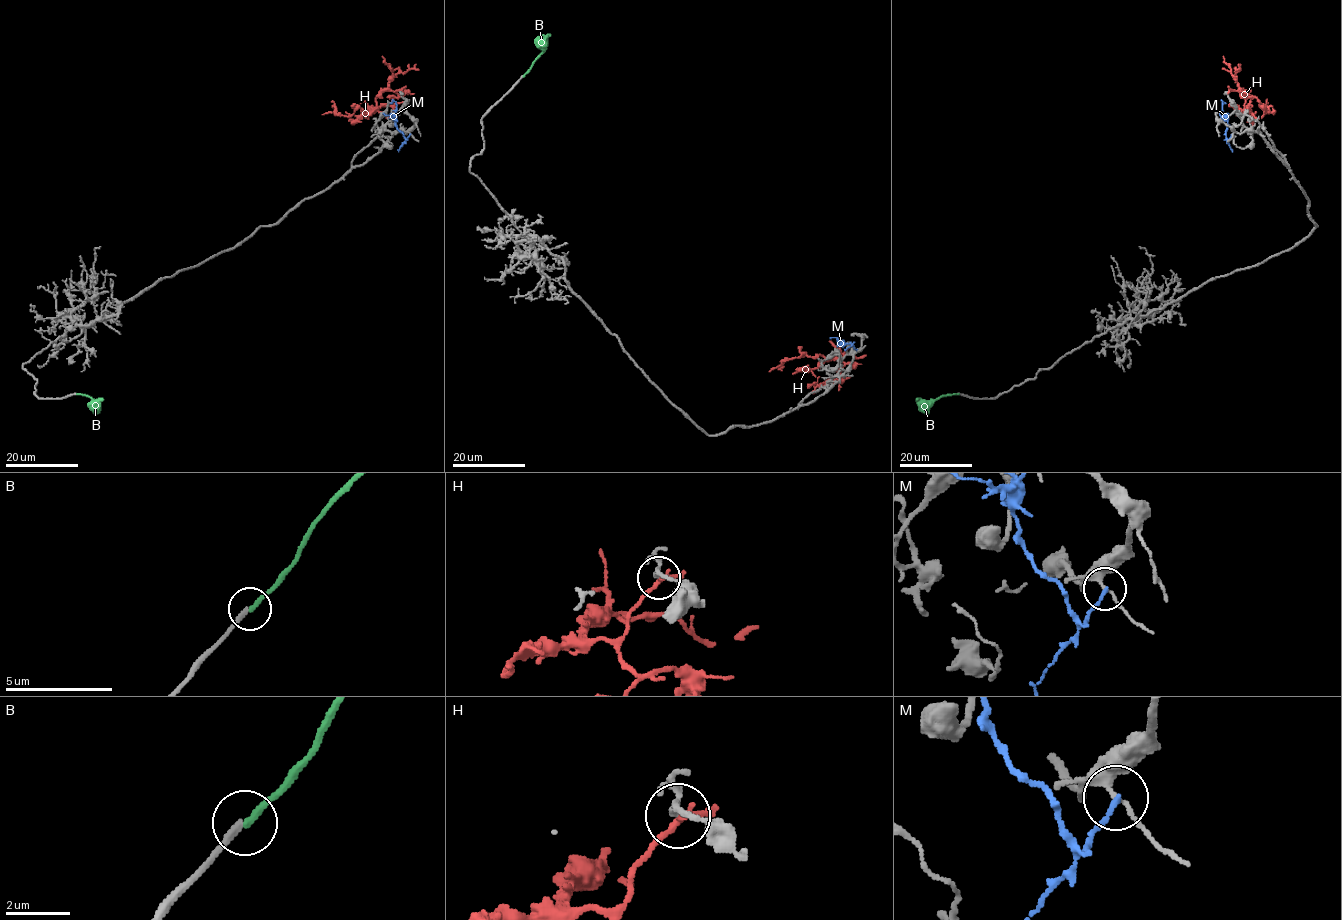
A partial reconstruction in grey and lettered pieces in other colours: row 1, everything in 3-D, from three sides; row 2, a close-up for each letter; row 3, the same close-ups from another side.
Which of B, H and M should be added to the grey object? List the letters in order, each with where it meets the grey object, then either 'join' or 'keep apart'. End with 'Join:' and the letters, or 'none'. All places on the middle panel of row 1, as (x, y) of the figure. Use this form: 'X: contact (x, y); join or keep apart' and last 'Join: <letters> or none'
B: contact (523, 76); join
H: contact (848, 347); keep apart
M: contact (857, 350); keep apart
Join: B

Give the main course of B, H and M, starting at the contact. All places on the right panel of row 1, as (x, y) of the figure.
B: (958, 394), (942, 395), (933, 400), (916, 400)
H: (1228, 91), (1240, 90), (1244, 97), (1244, 108), (1238, 109), (1238, 112), (1236, 108), (1239, 116), (1253, 114)
M: (1232, 133), (1226, 138), (1228, 125), (1222, 113), (1222, 101), (1226, 103)

